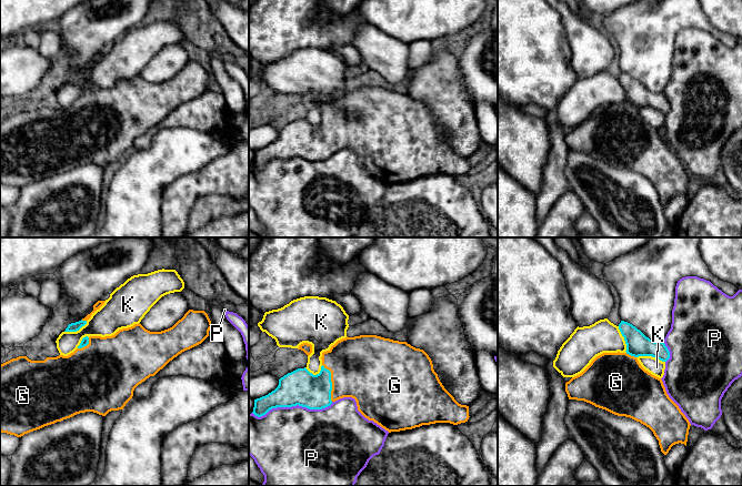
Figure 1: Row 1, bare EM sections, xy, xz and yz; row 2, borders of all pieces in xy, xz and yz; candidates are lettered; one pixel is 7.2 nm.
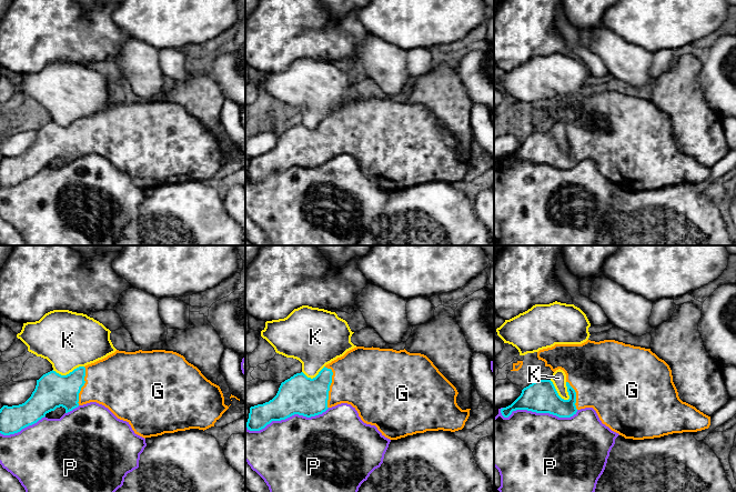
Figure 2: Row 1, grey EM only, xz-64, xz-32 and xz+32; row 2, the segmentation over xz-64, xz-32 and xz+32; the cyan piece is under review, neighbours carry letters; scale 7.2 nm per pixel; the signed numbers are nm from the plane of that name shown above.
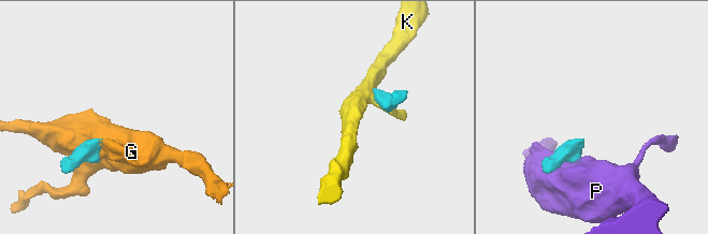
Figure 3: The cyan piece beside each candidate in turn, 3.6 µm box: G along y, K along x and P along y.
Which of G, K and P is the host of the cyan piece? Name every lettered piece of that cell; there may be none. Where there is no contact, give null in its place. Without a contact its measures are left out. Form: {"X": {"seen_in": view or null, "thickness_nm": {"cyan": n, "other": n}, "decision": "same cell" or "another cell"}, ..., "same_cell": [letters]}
{"G": {"seen_in": "xz", "thickness_nm": {"cyan": 260, "other": 460}, "decision": "same cell"}, "K": {"seen_in": "yz", "thickness_nm": {"cyan": 170, "other": 120}, "decision": "another cell"}, "P": {"seen_in": "xz", "thickness_nm": {"cyan": 260, "other": 480}, "decision": "another cell"}, "same_cell": ["G"]}

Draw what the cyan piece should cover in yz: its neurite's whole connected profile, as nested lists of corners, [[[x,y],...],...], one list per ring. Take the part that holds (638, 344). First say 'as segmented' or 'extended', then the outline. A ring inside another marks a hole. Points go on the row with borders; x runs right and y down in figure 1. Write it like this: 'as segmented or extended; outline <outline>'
extended; outline [[[621,321],[619,330],[624,337],[626,351],[596,356],[581,374],[565,383],[569,399],[584,401],[614,415],[640,422],[653,432],[664,455],[675,444],[686,446],[691,426],[689,419],[669,397],[662,379],[645,371],[638,361],[639,356],[652,356],[666,362],[670,358],[668,347],[663,342],[650,340],[628,322]]]

